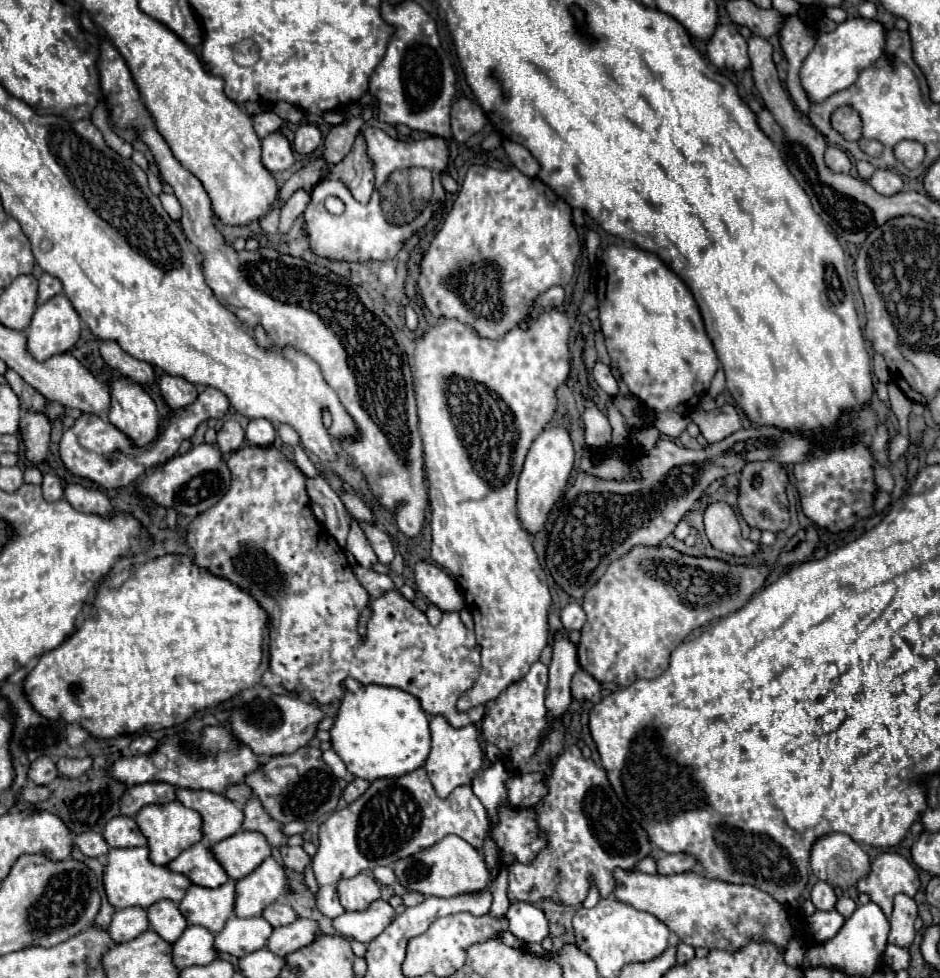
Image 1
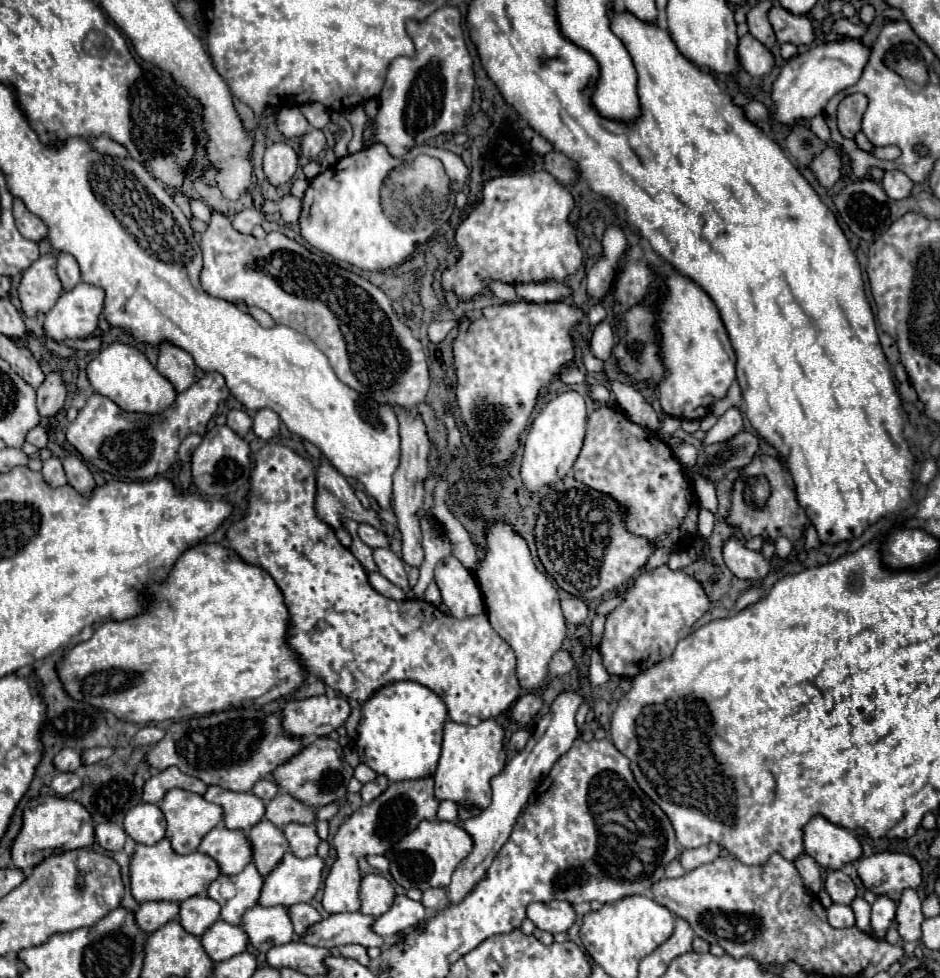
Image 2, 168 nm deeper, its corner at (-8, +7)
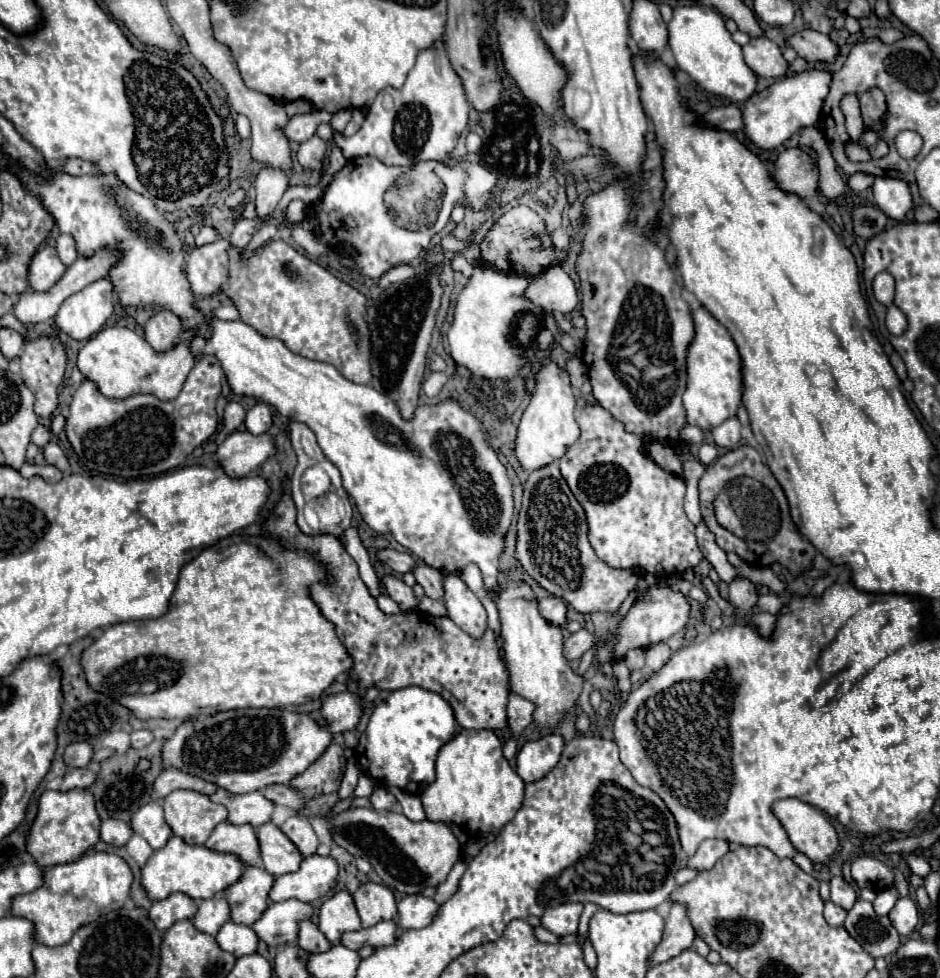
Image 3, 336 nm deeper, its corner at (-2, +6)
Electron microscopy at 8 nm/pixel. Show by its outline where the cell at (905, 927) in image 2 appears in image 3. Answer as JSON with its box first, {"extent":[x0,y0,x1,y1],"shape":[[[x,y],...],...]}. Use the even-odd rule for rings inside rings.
{"extent":[889,897,921,935],"shape":[[[899,897],[899,901],[895,903],[895,907],[889,913],[889,919],[901,935],[911,935],[917,929],[921,915],[909,897]]]}

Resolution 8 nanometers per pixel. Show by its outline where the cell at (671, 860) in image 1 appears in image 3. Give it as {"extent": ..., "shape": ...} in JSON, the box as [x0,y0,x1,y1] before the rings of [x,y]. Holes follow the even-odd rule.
{"extent":[687,839,729,871],"shape":[[[707,839],[699,845],[697,853],[687,861],[687,865],[701,871],[711,869],[727,853],[729,853],[729,843],[725,839]]]}

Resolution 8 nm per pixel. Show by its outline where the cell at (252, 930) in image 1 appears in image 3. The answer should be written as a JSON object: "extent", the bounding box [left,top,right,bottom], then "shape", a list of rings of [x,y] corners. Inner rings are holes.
{"extent":[255,899,313,947],"shape":[[[287,899],[281,903],[271,903],[269,909],[263,913],[255,925],[255,933],[259,935],[261,941],[265,941],[271,947],[283,947],[287,943],[297,941],[299,933],[299,923],[303,919],[311,919],[313,915],[313,905],[303,903],[299,899]]]}

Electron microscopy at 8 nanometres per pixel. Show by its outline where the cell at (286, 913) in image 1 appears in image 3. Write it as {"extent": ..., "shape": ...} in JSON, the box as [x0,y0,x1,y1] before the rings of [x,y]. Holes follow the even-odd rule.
{"extent":[297,921,331,953],"shape":[[[301,921],[297,943],[307,953],[323,953],[331,947],[331,943],[323,937],[323,933],[317,929],[317,925],[313,921]]]}

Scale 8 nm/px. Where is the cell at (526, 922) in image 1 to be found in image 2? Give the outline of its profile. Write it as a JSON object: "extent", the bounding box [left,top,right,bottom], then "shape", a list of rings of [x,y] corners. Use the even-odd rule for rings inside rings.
{"extent":[527,902,575,932],"shape":[[[533,902],[527,906],[527,918],[545,932],[565,932],[575,922],[575,912],[569,902]]]}

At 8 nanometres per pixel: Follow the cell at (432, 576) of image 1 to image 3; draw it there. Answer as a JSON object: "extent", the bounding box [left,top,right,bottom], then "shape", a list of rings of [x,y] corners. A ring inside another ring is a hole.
{"extent":[445,575,487,639],"shape":[[[445,575],[445,607],[447,617],[473,639],[479,639],[487,629],[487,613],[479,597],[457,575]]]}

